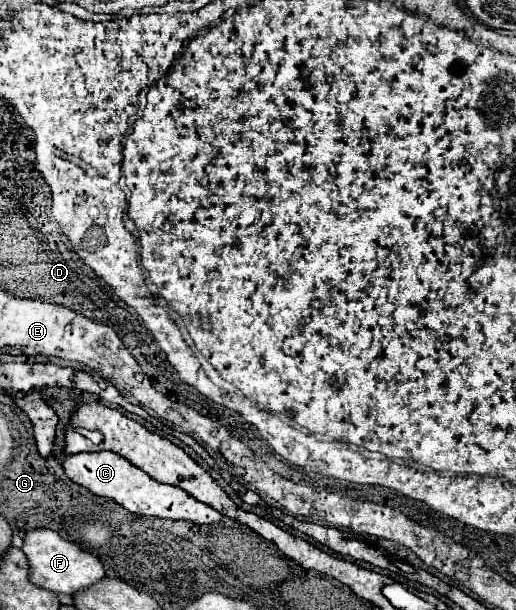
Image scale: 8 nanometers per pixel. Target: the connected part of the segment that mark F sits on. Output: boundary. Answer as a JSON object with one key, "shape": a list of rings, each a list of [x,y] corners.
{"shape":[[[33,529],[23,539],[23,553],[29,563],[29,581],[33,581],[37,587],[43,587],[53,593],[75,593],[79,589],[85,589],[93,583],[97,583],[101,577],[105,577],[103,565],[97,559],[97,555],[83,551],[77,543],[69,543],[59,533],[51,529]]]}

